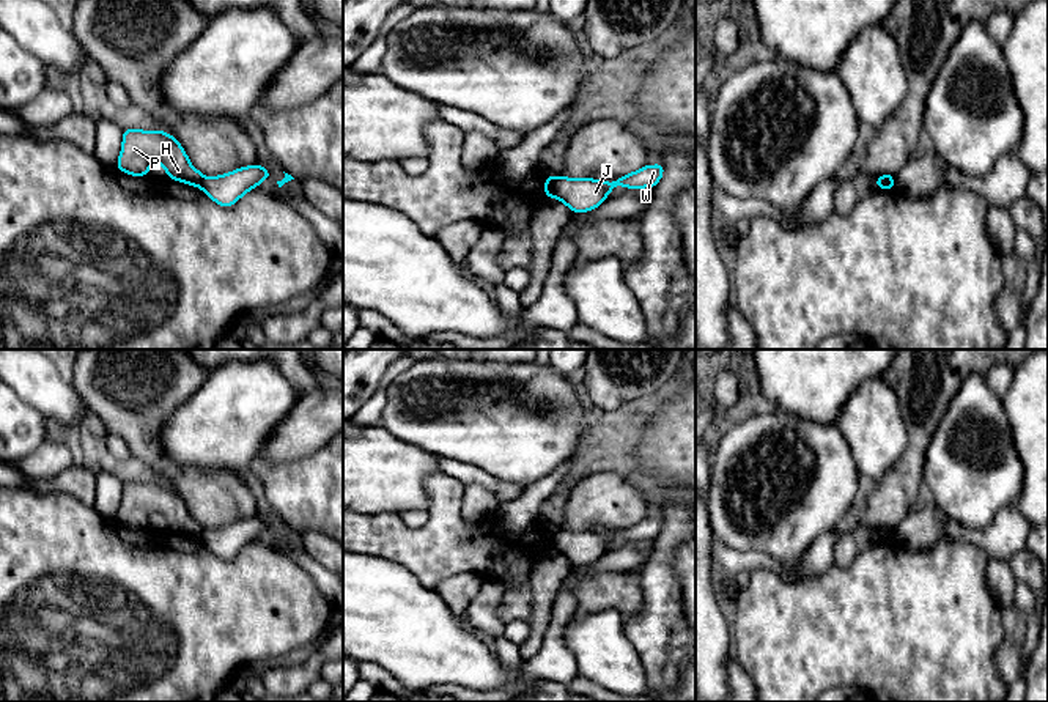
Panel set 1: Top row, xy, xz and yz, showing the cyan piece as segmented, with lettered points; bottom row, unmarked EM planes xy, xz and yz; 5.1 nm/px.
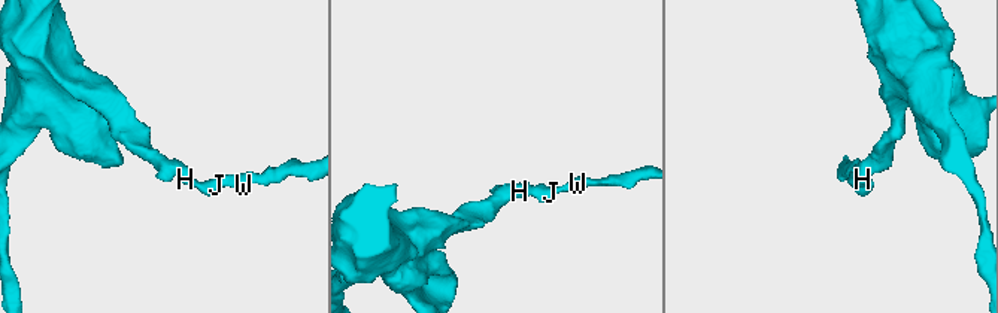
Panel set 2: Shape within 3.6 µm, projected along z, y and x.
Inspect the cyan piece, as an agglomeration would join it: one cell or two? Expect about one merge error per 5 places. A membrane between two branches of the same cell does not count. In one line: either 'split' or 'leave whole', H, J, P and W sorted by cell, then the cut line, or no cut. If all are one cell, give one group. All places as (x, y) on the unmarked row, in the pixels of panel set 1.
split; groups H P / J W; cut xz (554, 529), (553, 548)

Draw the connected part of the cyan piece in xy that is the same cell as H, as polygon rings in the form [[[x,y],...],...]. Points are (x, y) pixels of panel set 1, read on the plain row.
[[[123,482],[121,507],[115,519],[132,529],[145,529],[149,518],[164,518],[168,530],[200,540],[203,526],[190,518],[181,496],[165,483]]]

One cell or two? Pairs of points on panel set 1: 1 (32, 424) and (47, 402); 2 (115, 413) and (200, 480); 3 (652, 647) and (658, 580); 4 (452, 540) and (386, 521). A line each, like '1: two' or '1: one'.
1: two
2: one
3: one
4: one

